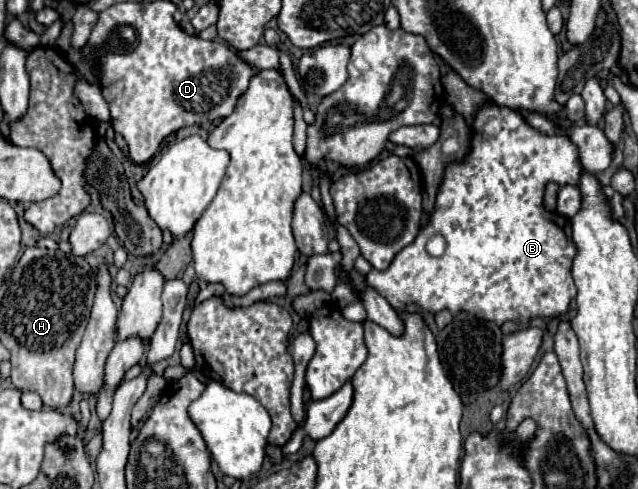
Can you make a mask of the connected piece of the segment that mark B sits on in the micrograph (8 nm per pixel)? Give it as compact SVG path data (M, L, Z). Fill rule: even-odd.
M485 102L471 124L471 148L463 160L445 166L443 180L437 190L435 208L417 238L405 246L383 272L374 268L366 275L373 286L395 310L407 304L417 304L425 312L449 310L453 316L469 312L481 320L491 320L501 326L507 320L525 324L531 318L551 318L567 312L577 288L571 278L575 258L569 238L569 220L543 208L543 194L549 182L559 186L577 184L581 174L579 150L567 136L547 136L531 128L523 114L495 102ZM441 234L447 240L445 256L433 258L425 250L429 236Z

